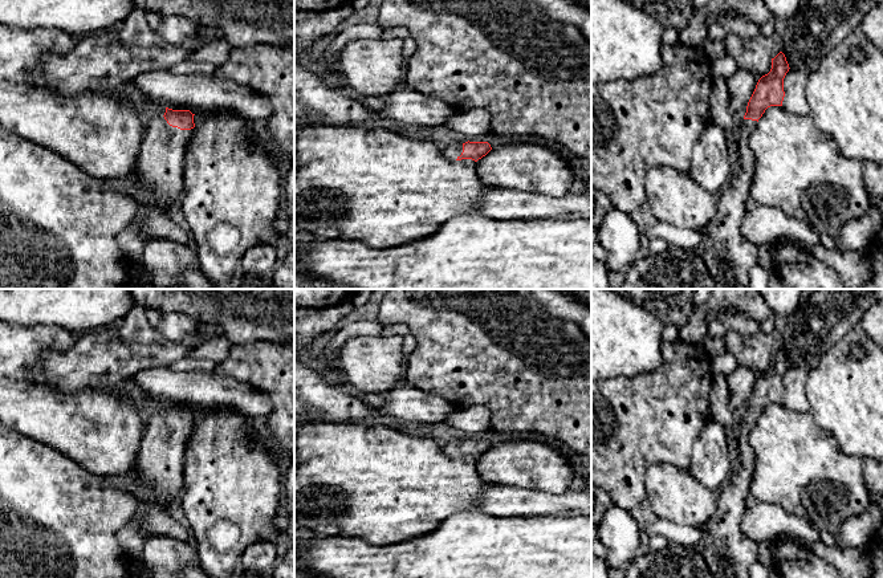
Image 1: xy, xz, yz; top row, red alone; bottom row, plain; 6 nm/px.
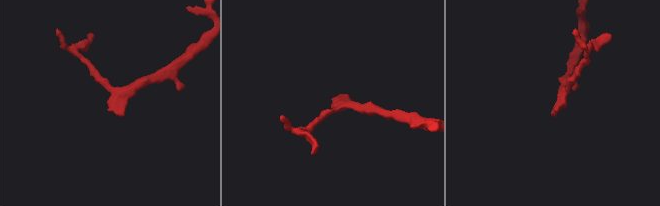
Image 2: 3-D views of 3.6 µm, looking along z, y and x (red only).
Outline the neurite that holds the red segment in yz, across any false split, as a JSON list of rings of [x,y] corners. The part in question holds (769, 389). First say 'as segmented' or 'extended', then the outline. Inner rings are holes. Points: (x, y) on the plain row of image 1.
extended; [[[780,349],[772,355],[770,369],[758,376],[744,416],[732,432],[729,479],[720,489],[713,516],[697,528],[701,540],[695,548],[715,578],[749,578],[749,569],[758,559],[758,544],[741,530],[756,460],[749,434],[768,404],[782,403],[784,375],[789,366],[785,351]]]

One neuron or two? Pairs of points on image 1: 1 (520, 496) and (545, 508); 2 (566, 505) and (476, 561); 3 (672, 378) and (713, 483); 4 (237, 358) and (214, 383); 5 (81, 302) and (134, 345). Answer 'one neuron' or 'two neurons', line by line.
1: one neuron
2: two neurons
3: two neurons
4: two neurons
5: two neurons

